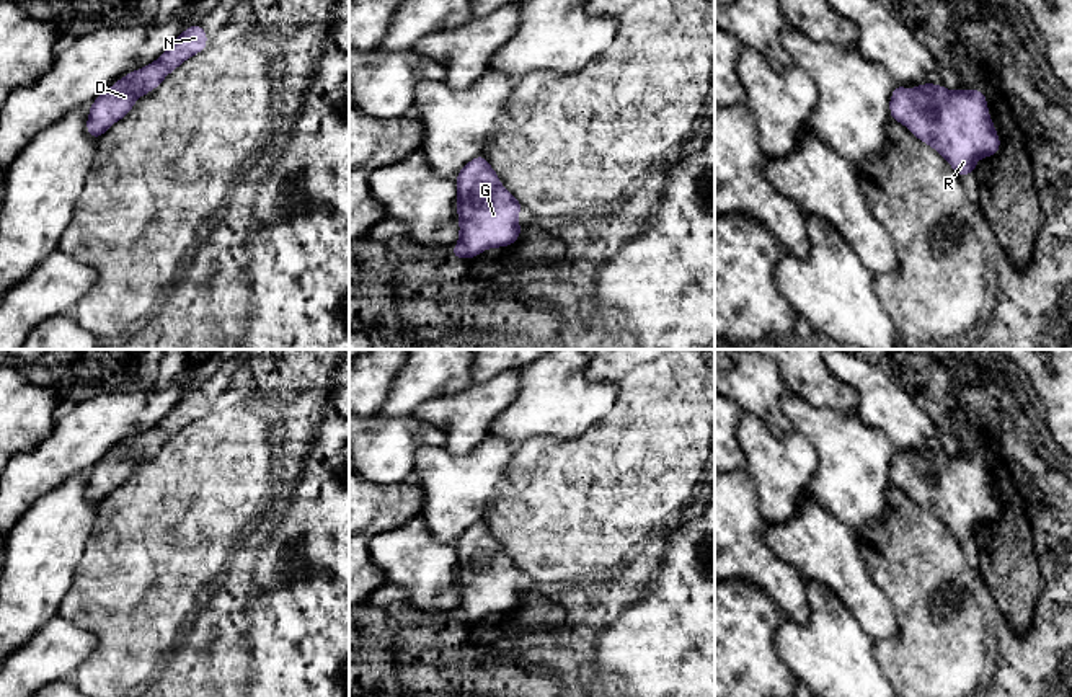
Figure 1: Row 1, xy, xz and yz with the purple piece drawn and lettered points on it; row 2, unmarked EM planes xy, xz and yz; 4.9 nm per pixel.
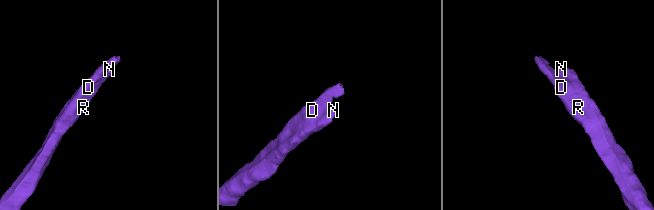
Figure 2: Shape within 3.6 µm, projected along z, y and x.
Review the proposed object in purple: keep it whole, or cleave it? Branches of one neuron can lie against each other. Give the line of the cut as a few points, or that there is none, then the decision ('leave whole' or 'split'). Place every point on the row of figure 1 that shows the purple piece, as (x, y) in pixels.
no cut | leave whole

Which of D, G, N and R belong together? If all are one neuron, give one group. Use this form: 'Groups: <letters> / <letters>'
Groups: D G N R

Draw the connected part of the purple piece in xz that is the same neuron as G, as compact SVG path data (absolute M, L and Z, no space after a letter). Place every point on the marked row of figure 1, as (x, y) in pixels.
M478 155L455 178L460 232L452 255L472 260L488 248L516 243L522 230L517 215L524 206L504 188L489 162Z

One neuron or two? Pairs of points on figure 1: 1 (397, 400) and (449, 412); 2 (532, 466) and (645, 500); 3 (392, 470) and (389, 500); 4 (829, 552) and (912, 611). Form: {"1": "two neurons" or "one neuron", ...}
{"1": "two neurons", "2": "one neuron", "3": "two neurons", "4": "two neurons"}

